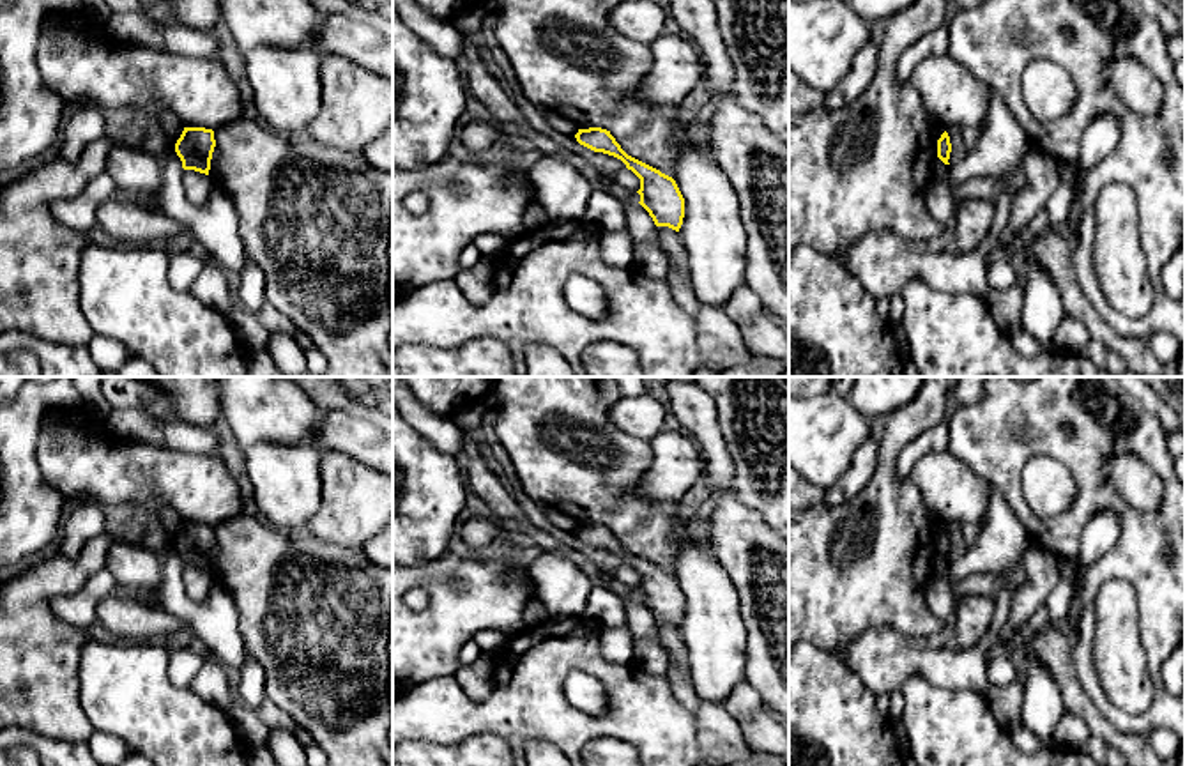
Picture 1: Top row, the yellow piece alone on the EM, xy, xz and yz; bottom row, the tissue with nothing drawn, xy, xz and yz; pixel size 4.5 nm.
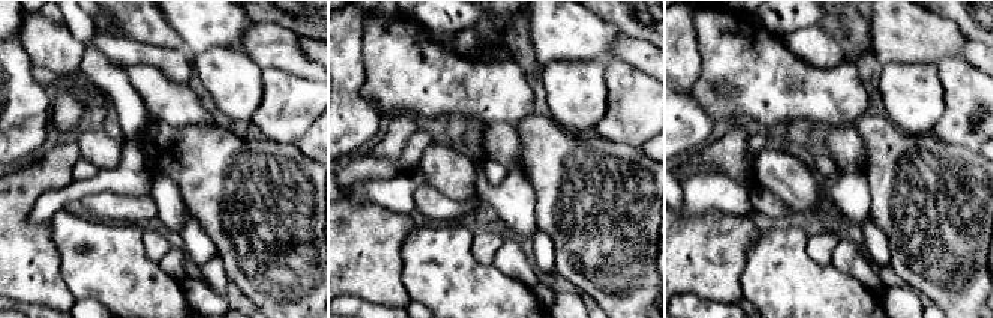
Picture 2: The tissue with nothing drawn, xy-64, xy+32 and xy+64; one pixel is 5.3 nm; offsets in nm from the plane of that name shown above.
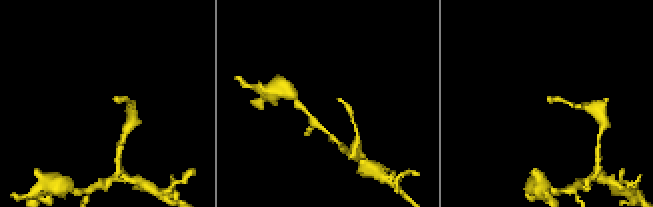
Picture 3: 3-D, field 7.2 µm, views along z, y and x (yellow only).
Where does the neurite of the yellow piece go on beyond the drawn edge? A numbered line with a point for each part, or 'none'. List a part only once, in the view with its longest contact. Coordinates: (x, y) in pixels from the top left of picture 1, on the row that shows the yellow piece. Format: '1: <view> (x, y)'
none

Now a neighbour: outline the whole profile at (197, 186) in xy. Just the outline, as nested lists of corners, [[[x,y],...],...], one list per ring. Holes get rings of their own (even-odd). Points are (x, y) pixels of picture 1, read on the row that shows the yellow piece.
[[[184,170],[182,175],[182,186],[186,191],[186,198],[193,205],[202,205],[207,202],[209,193],[212,189],[212,180],[209,175],[195,172],[195,170]]]

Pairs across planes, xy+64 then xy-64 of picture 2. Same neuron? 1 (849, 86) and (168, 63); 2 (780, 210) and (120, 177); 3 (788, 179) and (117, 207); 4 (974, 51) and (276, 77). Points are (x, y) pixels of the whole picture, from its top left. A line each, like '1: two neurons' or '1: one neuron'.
1: two neurons
2: two neurons
3: two neurons
4: two neurons

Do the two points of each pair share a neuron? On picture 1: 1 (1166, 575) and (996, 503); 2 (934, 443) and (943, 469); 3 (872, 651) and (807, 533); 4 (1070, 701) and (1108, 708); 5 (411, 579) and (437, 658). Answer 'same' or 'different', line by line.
1: different
2: different
3: different
4: different
5: same

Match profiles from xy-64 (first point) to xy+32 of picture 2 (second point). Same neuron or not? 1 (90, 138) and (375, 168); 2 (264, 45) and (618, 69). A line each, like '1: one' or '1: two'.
1: two
2: two

